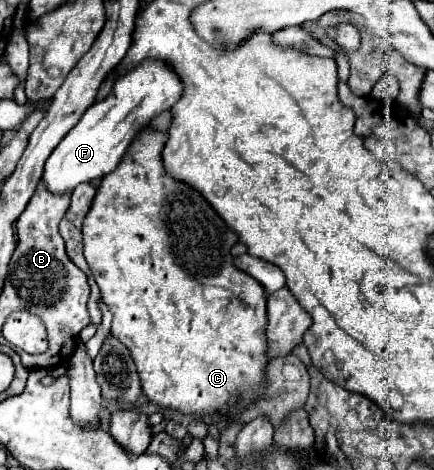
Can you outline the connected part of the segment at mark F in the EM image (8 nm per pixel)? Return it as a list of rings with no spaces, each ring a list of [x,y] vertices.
[[[144,60],[136,70],[118,78],[114,82],[116,92],[112,92],[102,102],[92,104],[80,122],[62,138],[62,142],[48,156],[42,172],[42,182],[52,194],[70,194],[78,184],[92,182],[110,174],[122,156],[126,154],[132,140],[144,130],[152,118],[170,110],[170,106],[180,98],[182,84],[168,66],[160,60]]]

